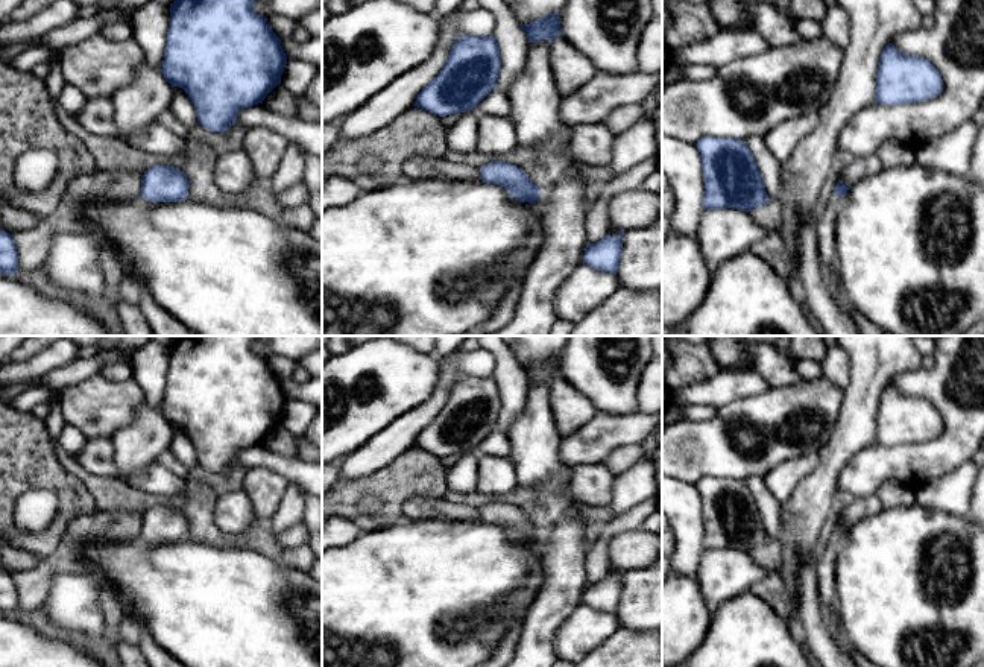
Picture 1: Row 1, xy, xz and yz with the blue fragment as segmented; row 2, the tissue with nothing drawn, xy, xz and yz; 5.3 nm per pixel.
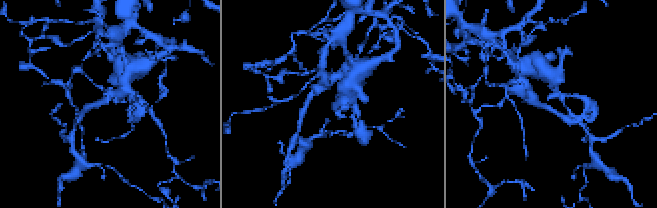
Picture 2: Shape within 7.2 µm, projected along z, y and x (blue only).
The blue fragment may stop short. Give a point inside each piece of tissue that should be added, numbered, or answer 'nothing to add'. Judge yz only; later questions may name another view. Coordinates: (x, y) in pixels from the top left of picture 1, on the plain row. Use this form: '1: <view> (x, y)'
1: yz (825, 567)

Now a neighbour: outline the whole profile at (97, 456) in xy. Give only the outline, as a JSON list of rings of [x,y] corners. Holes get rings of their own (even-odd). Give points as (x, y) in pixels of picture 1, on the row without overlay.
[[[106,438],[87,441],[84,450],[73,459],[90,474],[117,479],[149,495],[172,498],[185,492],[185,479],[161,466],[156,460],[129,479],[123,479],[114,463],[112,441]]]

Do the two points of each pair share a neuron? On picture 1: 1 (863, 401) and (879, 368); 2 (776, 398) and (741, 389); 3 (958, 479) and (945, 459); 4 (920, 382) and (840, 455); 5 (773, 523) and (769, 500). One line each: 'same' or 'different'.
1: same
2: different
3: different
4: different
5: same

